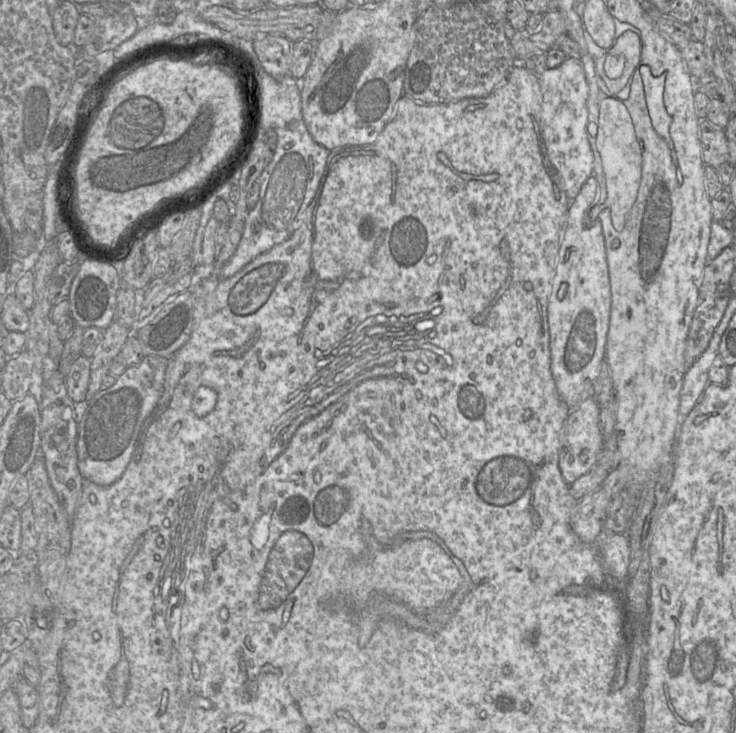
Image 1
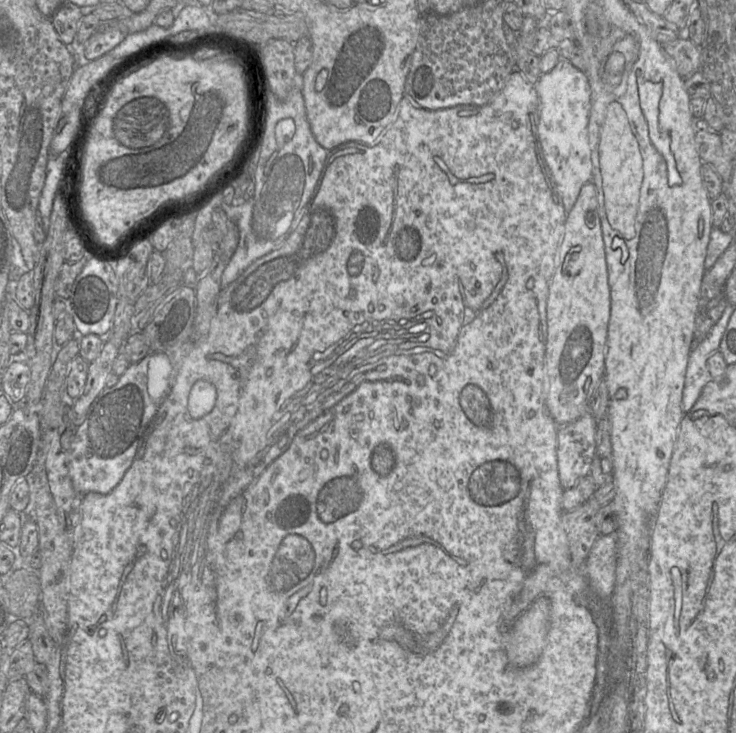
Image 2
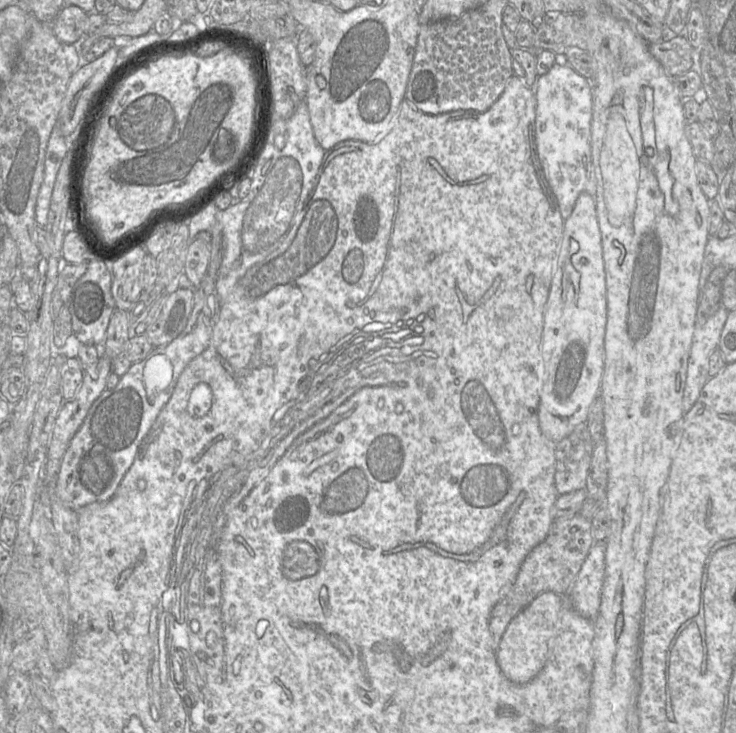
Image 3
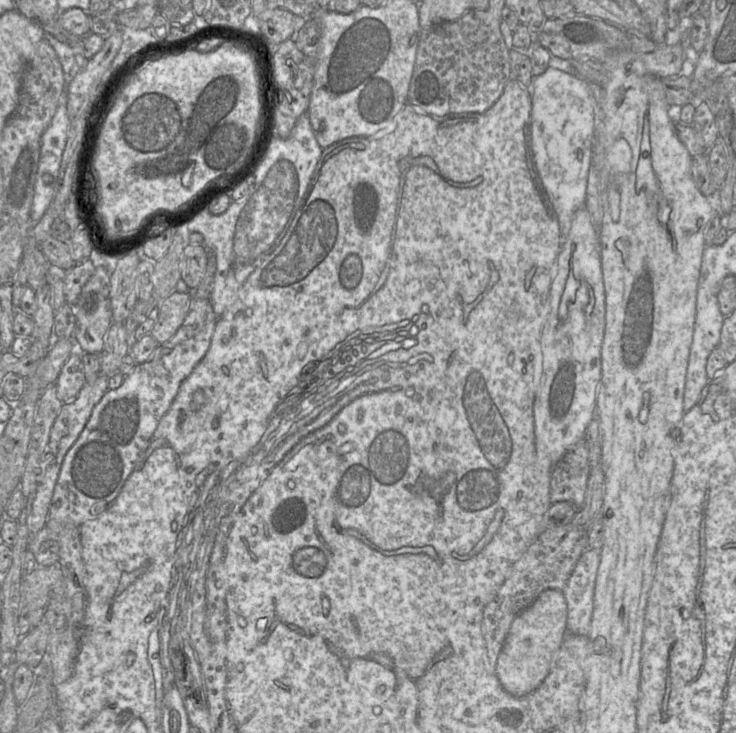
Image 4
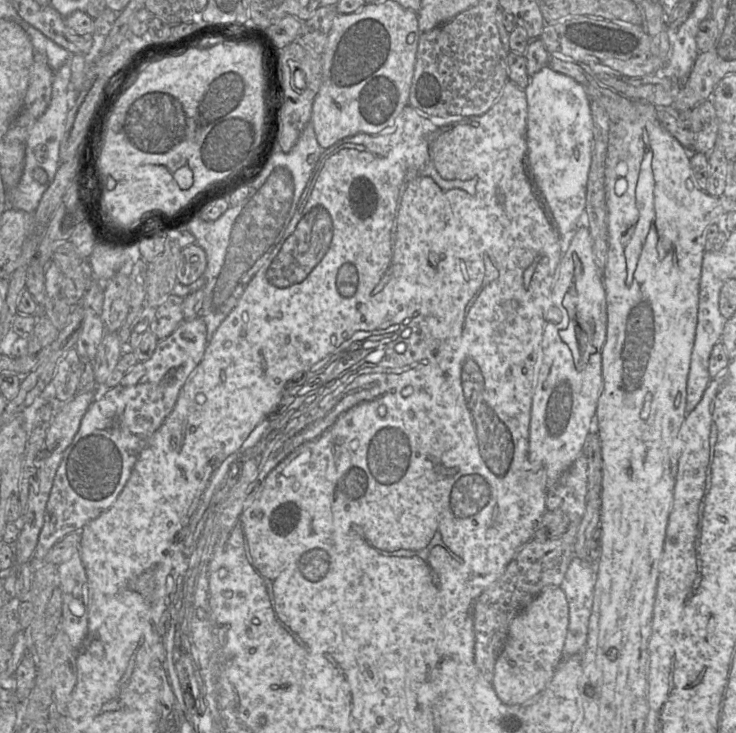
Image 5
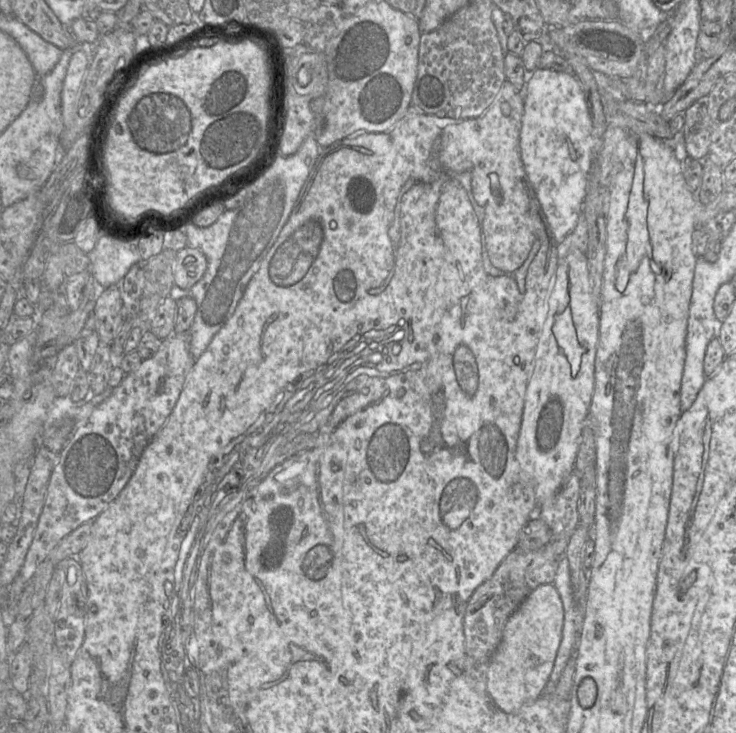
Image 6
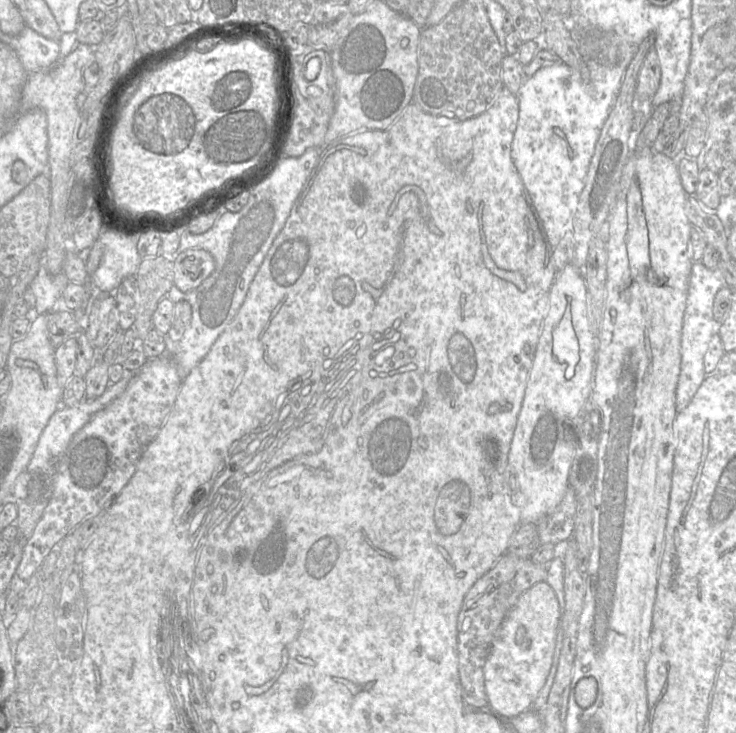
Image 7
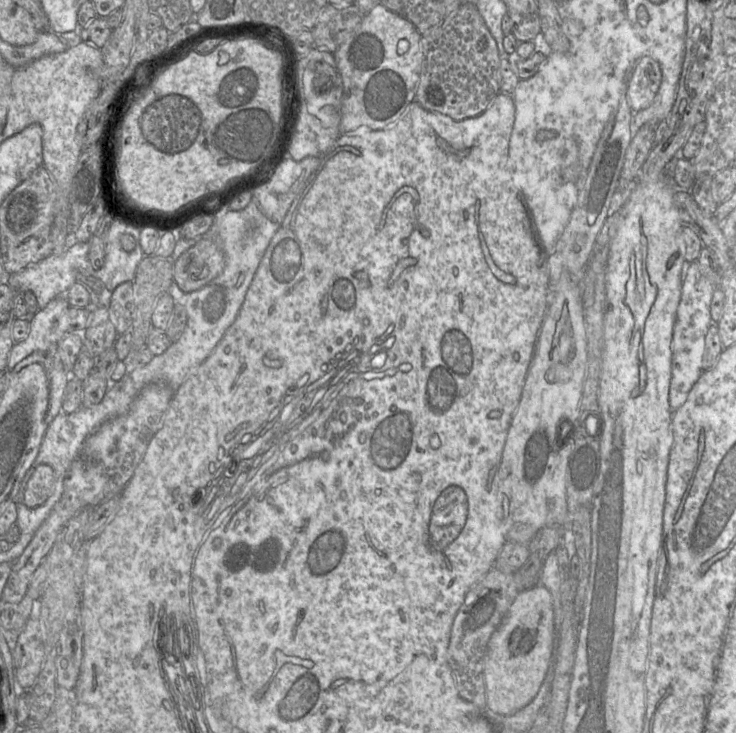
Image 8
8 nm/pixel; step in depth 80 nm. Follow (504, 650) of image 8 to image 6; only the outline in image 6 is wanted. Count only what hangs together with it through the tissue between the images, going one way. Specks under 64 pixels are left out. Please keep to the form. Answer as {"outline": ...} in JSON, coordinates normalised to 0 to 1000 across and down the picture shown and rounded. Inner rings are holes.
{"outline":[[[753,797],[731,799],[693,840],[682,873],[667,898],[660,930],[660,947],[678,967],[688,973],[701,971],[739,945],[764,873],[765,854],[766,828]]]}

